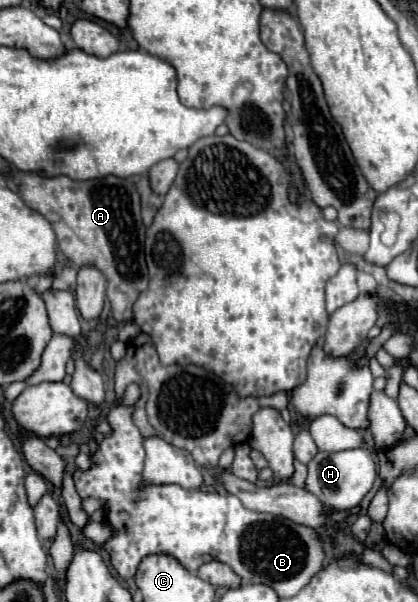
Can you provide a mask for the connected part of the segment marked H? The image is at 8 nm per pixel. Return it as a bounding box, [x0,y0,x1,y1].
[306,447,376,509]

